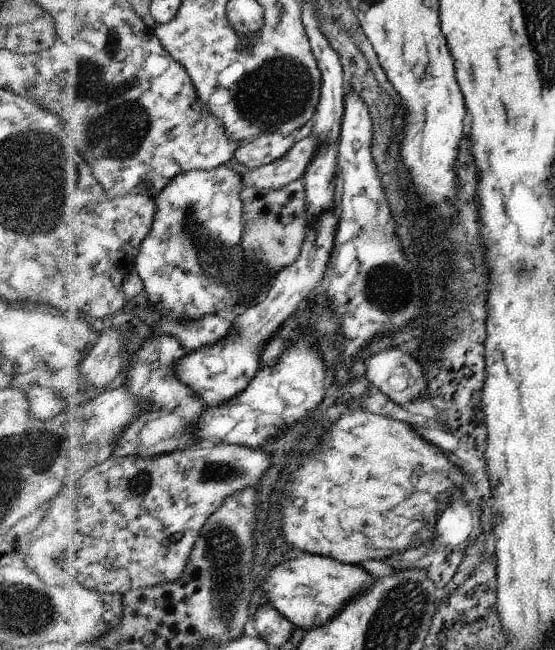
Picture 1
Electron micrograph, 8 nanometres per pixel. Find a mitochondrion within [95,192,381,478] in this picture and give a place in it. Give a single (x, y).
(211, 255)

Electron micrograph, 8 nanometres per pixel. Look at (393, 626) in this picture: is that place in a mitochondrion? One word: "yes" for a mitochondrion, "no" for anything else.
yes

